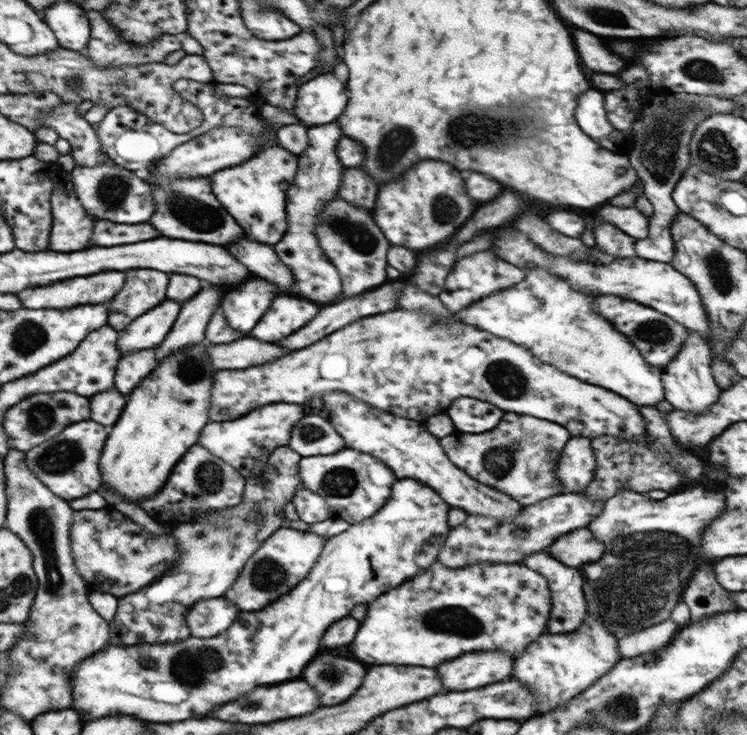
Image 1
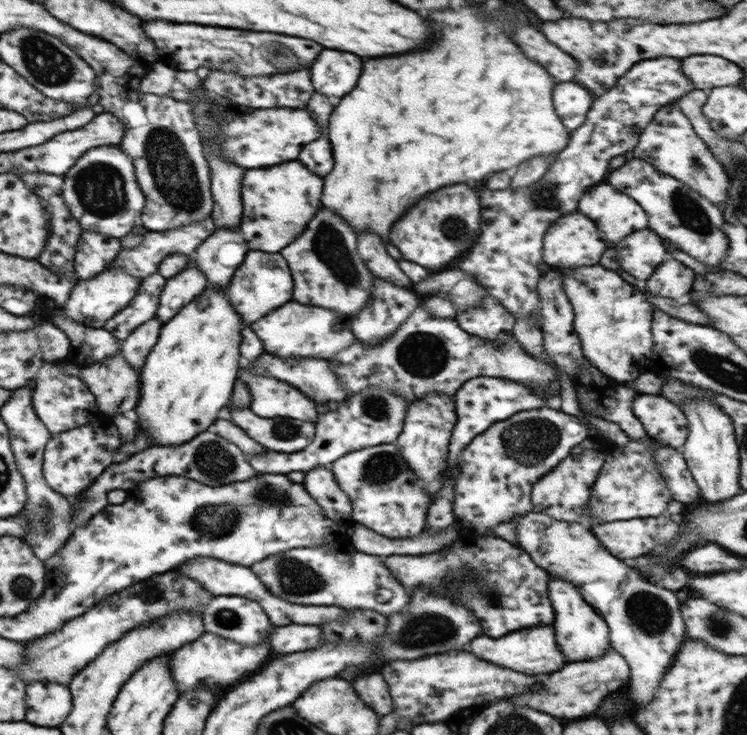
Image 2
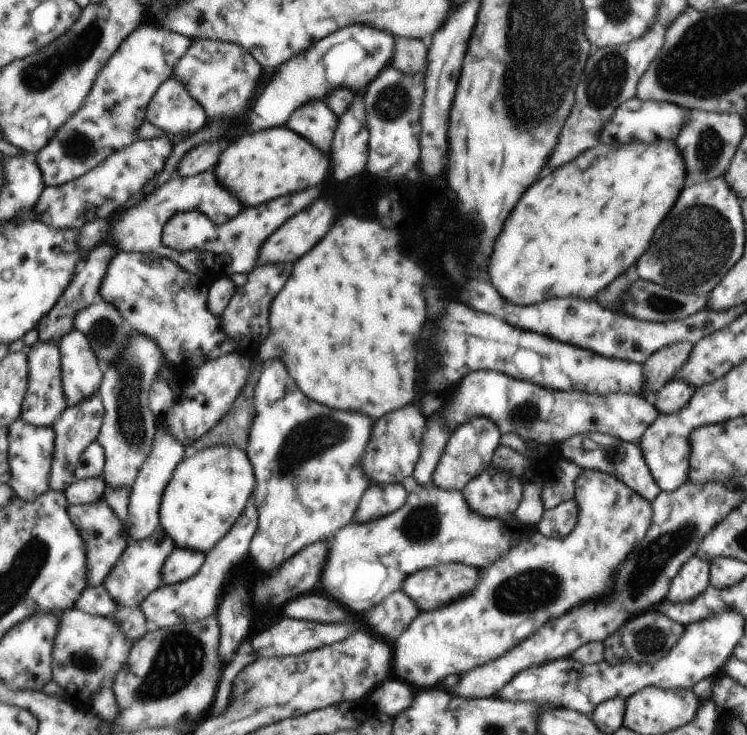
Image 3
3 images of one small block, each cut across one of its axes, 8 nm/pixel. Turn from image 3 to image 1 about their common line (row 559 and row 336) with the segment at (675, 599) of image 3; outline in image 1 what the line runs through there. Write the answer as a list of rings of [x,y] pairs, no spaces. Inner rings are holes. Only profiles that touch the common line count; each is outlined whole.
[[[689,330],[688,338],[684,340],[682,348],[678,350],[678,354],[661,369],[662,386],[666,392],[666,400],[676,408],[676,410],[684,410],[684,412],[694,412],[694,414],[702,414],[708,410],[708,406],[715,404],[720,398],[723,391],[716,385],[712,369],[710,368],[712,357],[708,340],[704,336],[700,336],[696,330]]]

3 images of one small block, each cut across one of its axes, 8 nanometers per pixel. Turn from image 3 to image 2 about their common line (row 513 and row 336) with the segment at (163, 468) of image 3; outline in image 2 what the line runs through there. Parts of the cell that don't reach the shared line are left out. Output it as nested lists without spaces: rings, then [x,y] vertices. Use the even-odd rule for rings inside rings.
[[[156,317],[148,319],[121,342],[124,359],[136,371],[144,366],[148,353],[156,346],[162,325]]]

